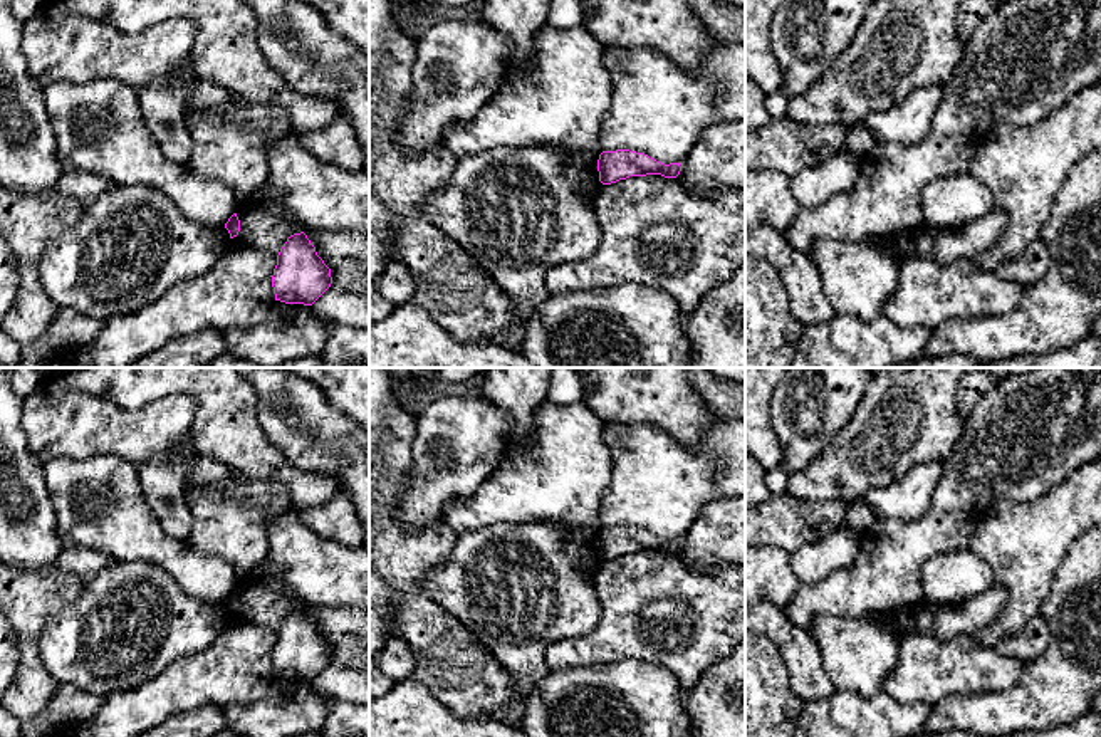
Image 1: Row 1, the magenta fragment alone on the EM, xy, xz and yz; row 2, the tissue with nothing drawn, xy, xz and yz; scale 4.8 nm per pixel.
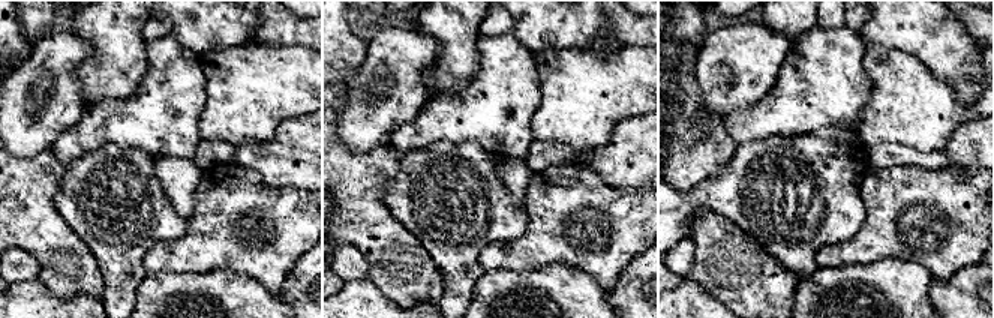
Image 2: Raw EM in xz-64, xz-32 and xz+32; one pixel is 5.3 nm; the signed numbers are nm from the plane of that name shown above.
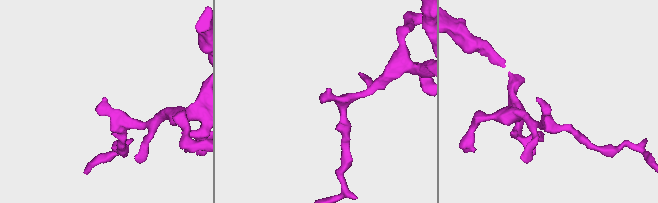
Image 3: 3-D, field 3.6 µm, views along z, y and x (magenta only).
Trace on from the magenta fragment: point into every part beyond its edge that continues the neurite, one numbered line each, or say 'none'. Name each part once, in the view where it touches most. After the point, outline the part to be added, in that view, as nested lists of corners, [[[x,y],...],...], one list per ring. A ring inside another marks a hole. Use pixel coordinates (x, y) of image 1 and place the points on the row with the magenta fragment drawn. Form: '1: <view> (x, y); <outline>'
none

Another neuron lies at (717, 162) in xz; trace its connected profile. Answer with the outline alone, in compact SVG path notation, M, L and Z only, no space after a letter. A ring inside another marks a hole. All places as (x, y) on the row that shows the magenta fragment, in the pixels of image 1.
M745 119L705 128L678 163L681 171L675 180L698 196L745 191Z

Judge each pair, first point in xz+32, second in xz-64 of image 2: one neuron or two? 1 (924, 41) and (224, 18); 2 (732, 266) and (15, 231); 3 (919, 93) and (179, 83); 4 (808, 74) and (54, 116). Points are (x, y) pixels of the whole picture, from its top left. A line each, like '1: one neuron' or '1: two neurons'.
1: one neuron
2: one neuron
3: two neurons
4: two neurons

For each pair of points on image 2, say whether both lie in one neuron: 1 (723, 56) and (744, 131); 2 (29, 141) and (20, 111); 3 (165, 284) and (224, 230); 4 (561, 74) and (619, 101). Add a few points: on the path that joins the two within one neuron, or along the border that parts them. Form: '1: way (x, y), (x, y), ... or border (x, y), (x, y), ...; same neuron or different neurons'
1: border (768, 90), (750, 107), (730, 110), (721, 120); different neurons
2: way (26, 134), (26, 119); same neuron
3: border (212, 269), (203, 273), (158, 272), (147, 275); different neurons
4: way (576, 86), (582, 92), (604, 92); same neuron

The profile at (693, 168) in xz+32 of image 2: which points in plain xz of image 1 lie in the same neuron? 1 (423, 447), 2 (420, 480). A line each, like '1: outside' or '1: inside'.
1: outside
2: outside

